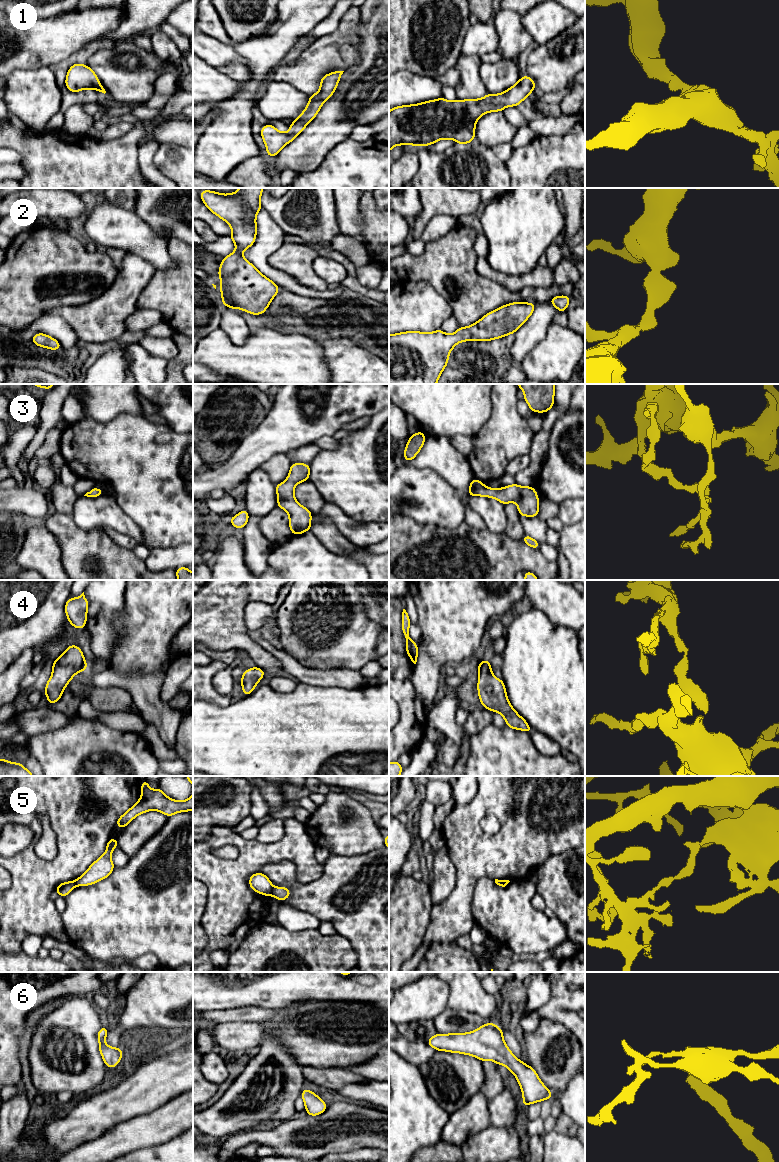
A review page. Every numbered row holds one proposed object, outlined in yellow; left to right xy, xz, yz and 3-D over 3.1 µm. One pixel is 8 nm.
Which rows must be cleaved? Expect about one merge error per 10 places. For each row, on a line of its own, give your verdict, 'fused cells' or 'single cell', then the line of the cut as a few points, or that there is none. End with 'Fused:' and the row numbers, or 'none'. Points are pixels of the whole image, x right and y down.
1: single cell; cut none
2: single cell; cut none
3: single cell; cut none
4: single cell; cut none
5: fused cells; cut xz (273, 888), (270, 894)
6: single cell; cut none
Fused: 5

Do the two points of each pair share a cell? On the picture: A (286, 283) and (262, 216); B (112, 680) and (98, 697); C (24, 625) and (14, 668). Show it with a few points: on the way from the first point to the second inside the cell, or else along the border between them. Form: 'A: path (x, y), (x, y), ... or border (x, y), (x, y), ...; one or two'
A: path (269, 269), (263, 263), (263, 233); one
B: path (109, 684), (102, 693); one
C: border (35, 650), (27, 648), (10, 665); two

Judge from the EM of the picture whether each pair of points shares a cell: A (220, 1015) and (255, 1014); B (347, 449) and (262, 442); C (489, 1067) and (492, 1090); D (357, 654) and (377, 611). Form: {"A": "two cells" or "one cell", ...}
{"A": "one cell", "B": "two cells", "C": "one cell", "D": "two cells"}

